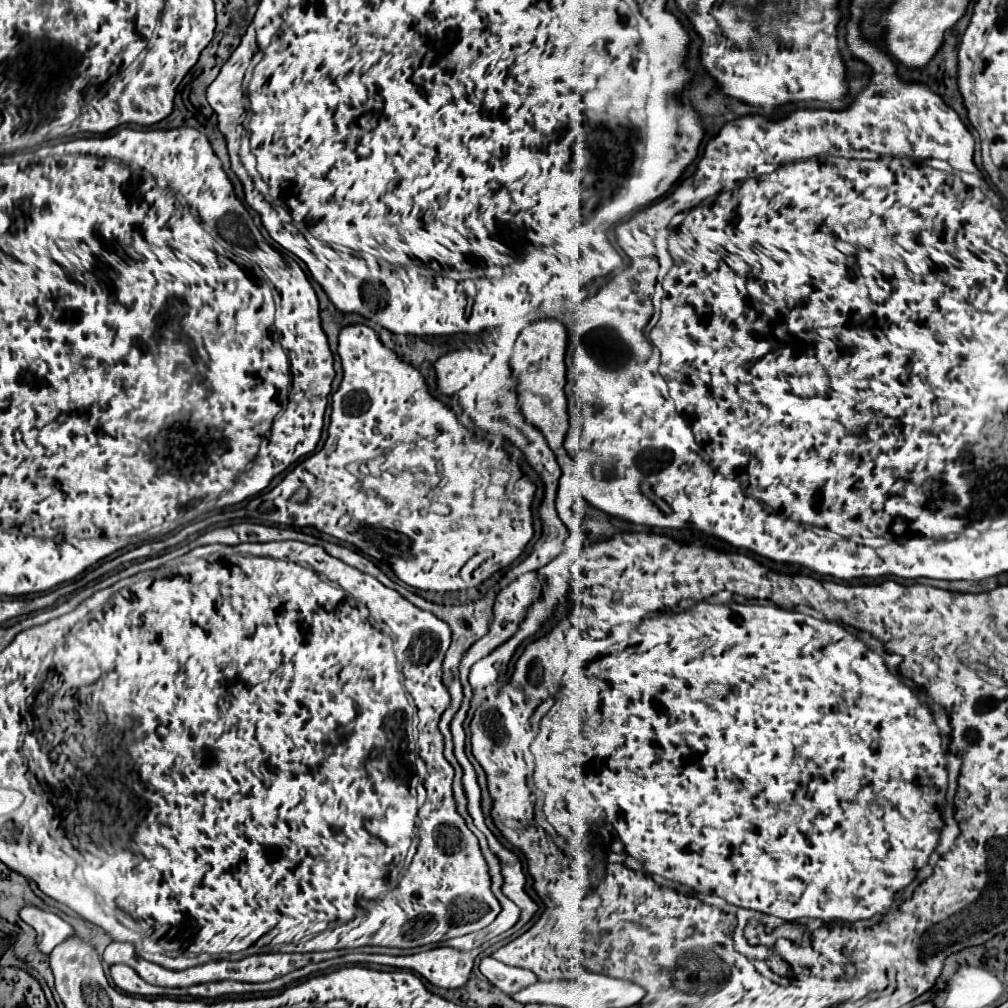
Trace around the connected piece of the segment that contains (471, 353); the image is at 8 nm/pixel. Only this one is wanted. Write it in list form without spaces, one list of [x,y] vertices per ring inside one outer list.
[[[457,350],[449,352],[435,362],[437,372],[437,392],[451,396],[459,392],[481,368],[483,354],[477,350]]]

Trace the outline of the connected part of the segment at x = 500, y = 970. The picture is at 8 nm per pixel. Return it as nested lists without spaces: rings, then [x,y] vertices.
[[[481,958],[479,970],[493,986],[503,990],[505,994],[513,994],[513,992],[537,982],[537,976],[533,972],[515,968],[515,966],[507,966],[495,958]]]

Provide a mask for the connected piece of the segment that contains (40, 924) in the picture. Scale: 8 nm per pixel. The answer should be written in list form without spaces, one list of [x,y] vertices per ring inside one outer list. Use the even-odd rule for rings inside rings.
[[[23,906],[19,918],[37,932],[37,944],[43,954],[49,954],[57,944],[75,934],[75,930],[53,912],[45,912],[35,906]]]

